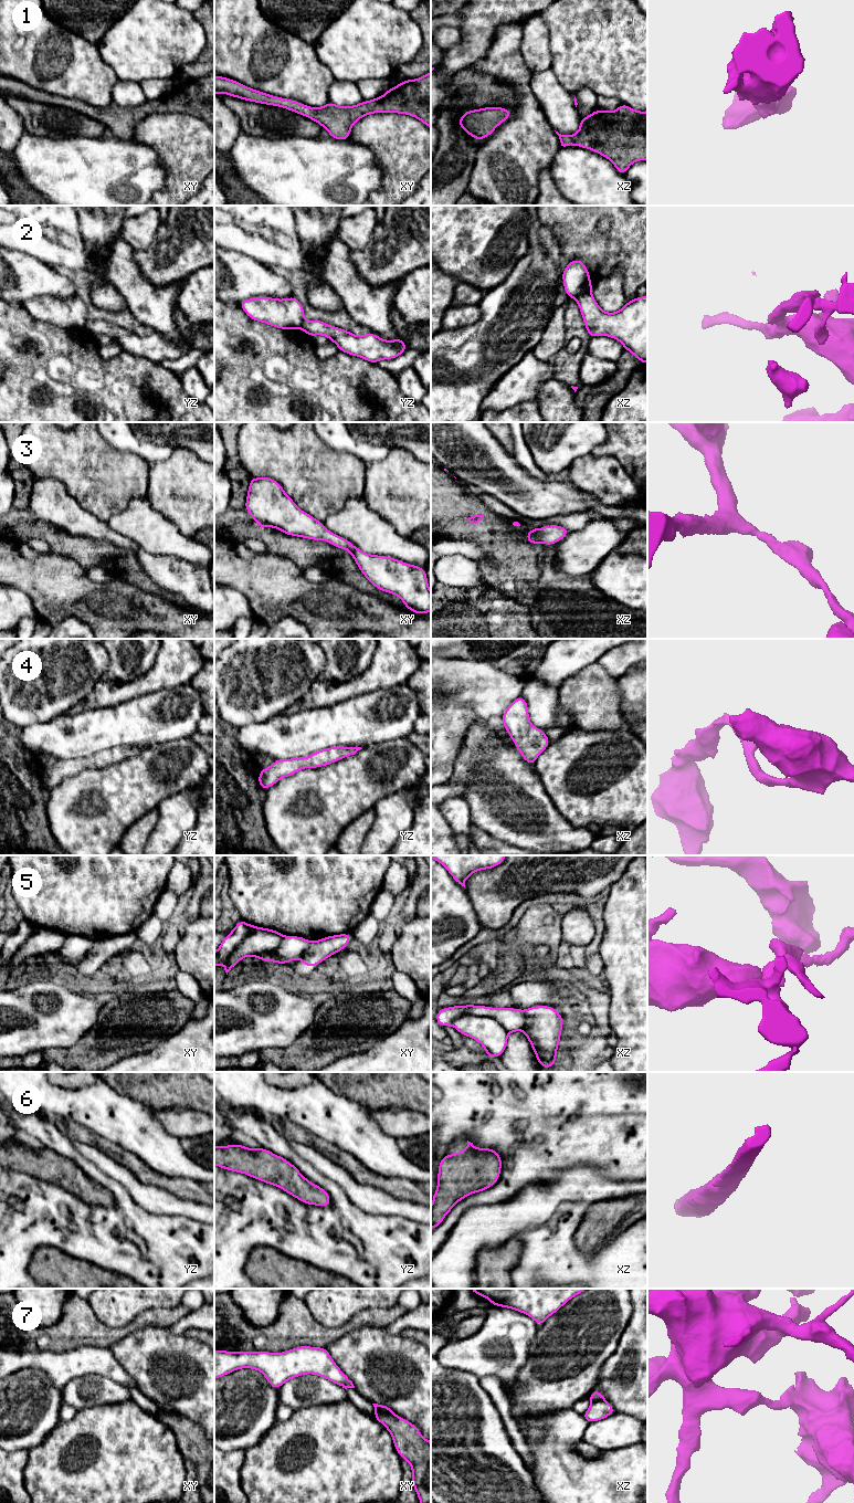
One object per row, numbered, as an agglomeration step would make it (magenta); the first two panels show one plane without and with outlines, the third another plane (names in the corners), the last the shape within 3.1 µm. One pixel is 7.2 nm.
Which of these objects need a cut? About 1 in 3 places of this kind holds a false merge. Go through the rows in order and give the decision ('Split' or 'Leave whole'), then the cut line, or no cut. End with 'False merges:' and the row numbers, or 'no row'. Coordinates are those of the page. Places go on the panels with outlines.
1: Leave whole. No split
2: Split. Split along xz (590, 291), (576, 298)
3: Leave whole. No split
4: Leave whole. No split
5: Leave whole. No split
6: Leave whole. No split
7: Split. Split along xy (375, 1409), (391, 1412)
False merges: 2, 7

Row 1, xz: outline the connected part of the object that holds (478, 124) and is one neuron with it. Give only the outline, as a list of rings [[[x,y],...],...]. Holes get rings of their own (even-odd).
[[[484,107],[465,112],[457,120],[457,124],[470,137],[484,140],[486,136],[491,136],[495,128],[510,116],[512,112],[509,108]]]

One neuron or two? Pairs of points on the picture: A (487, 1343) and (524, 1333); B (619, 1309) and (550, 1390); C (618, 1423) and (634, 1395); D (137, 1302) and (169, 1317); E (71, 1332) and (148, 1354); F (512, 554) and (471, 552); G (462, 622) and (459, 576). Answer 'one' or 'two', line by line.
A: one
B: one
C: two
D: two
E: two
F: two
G: two

